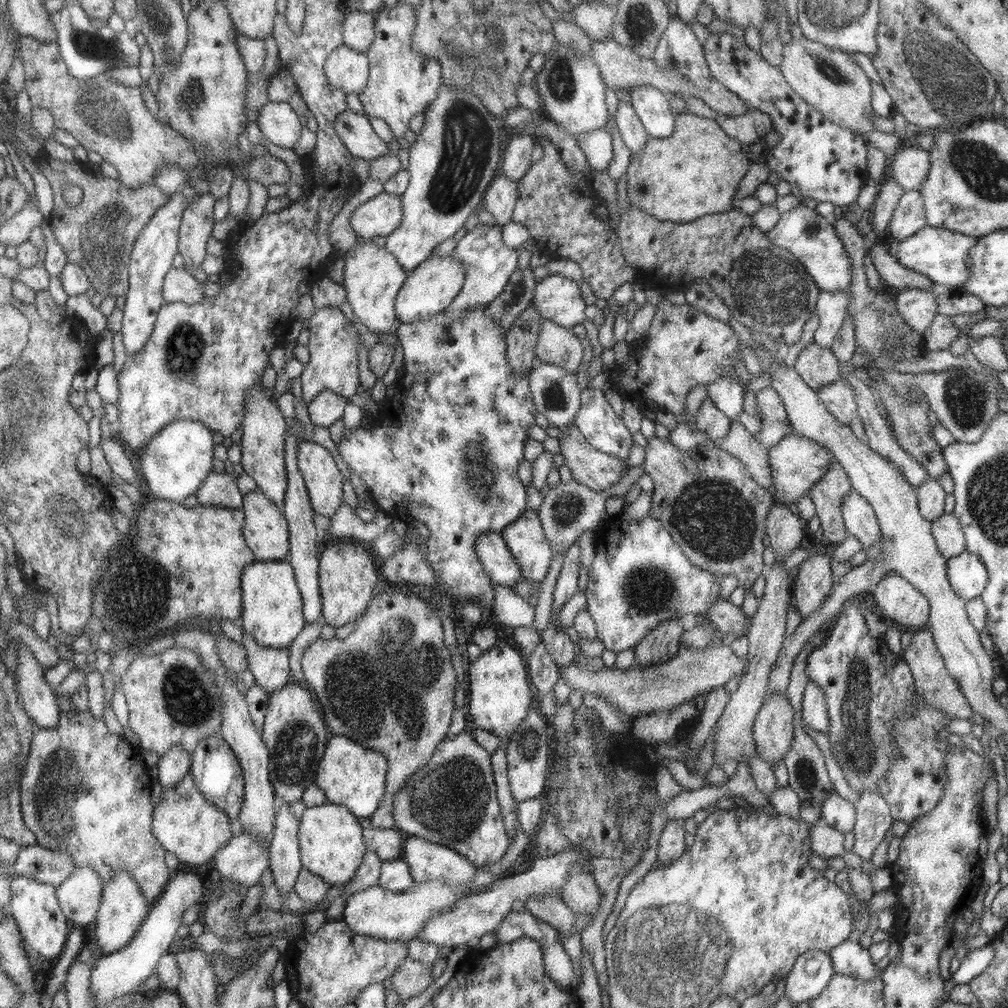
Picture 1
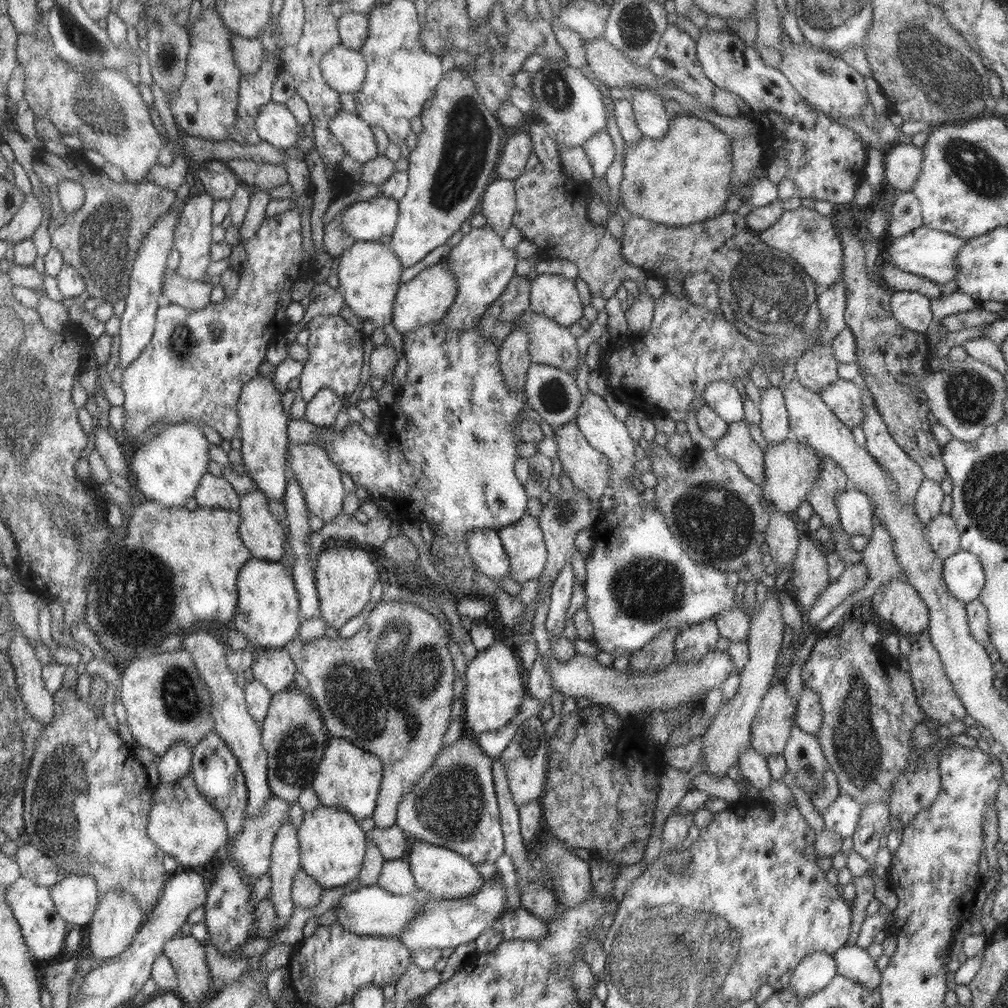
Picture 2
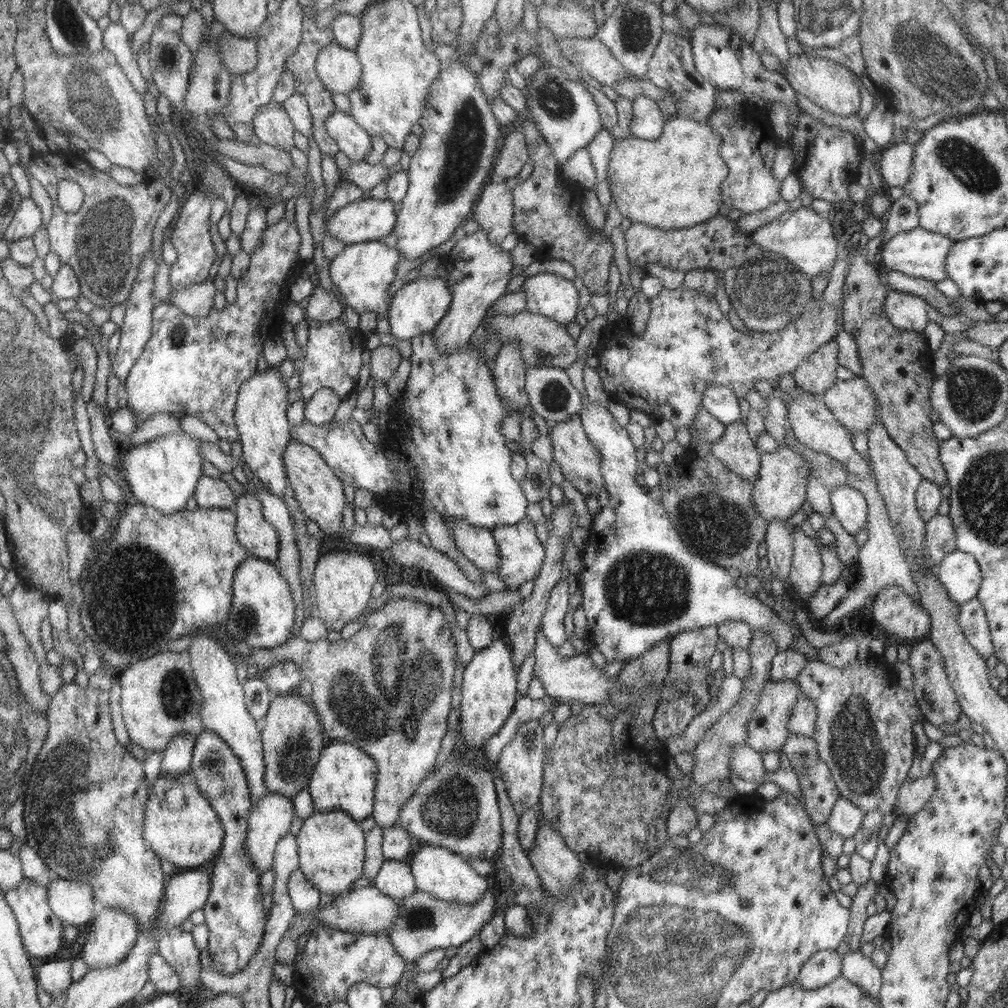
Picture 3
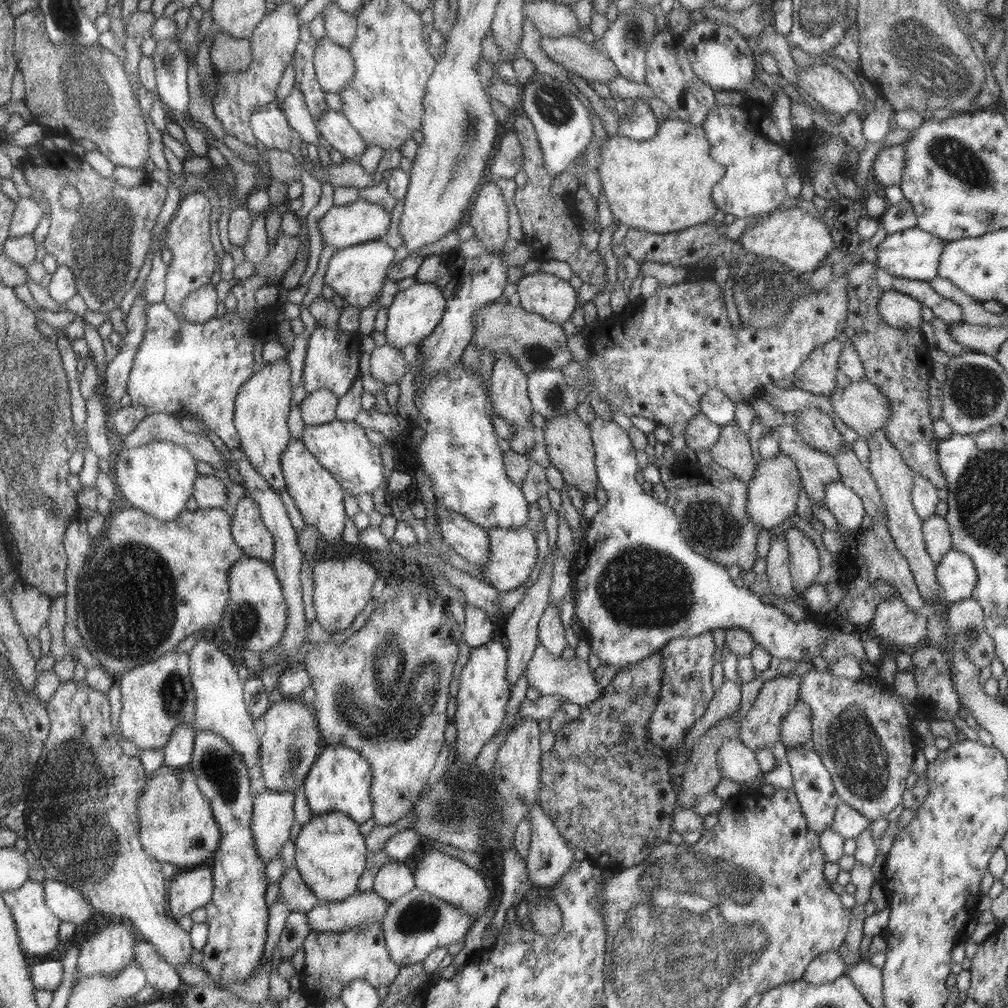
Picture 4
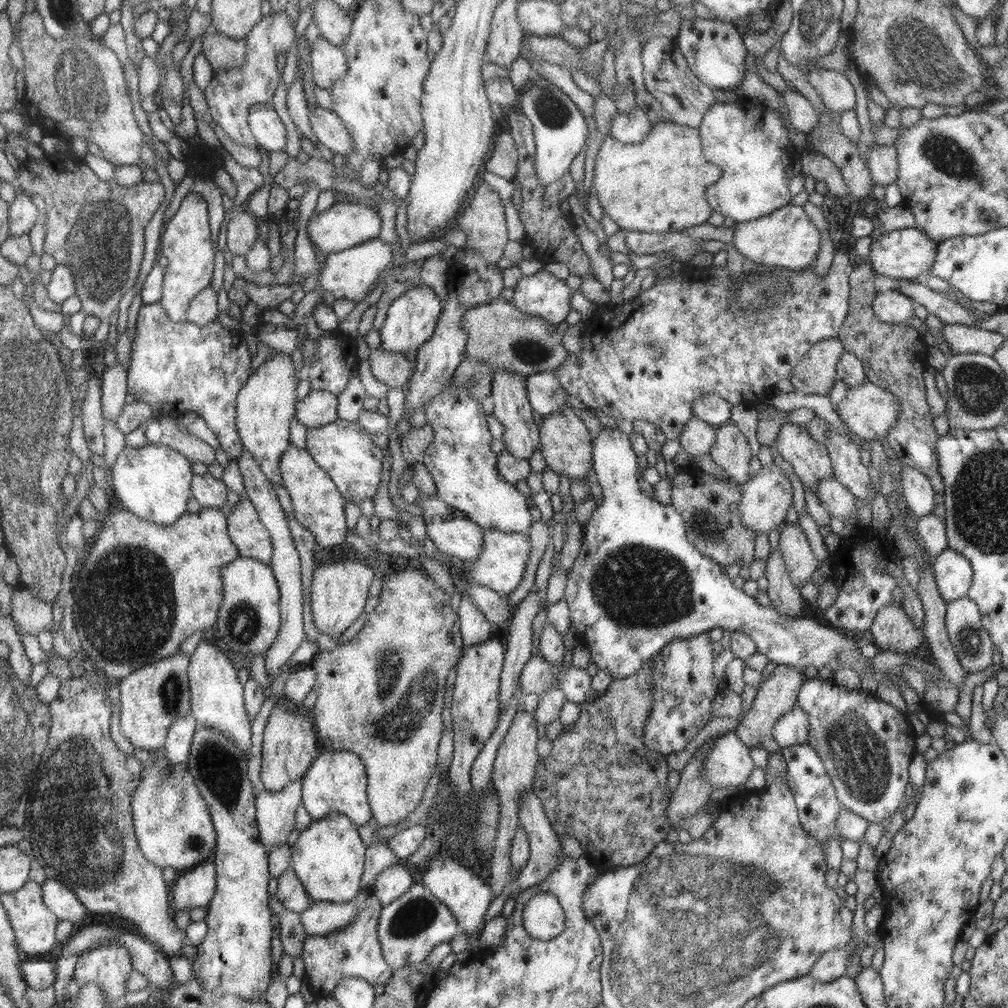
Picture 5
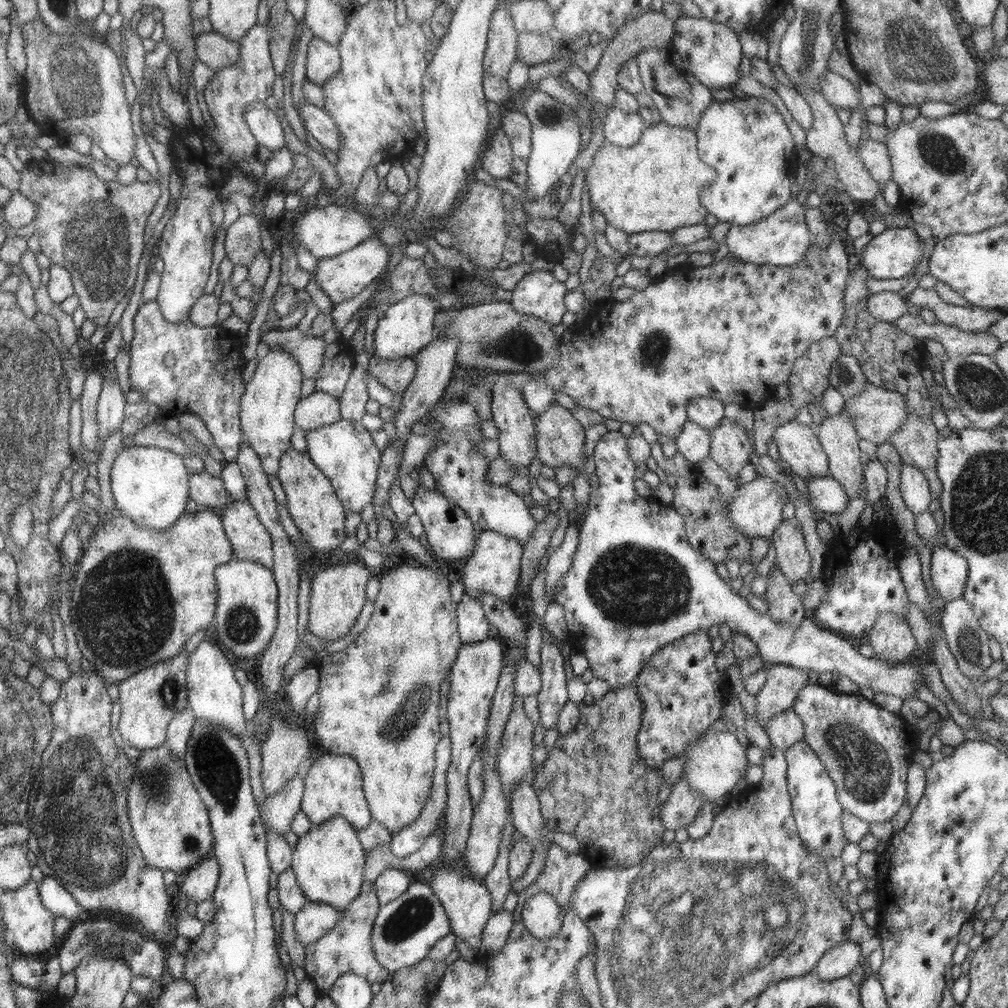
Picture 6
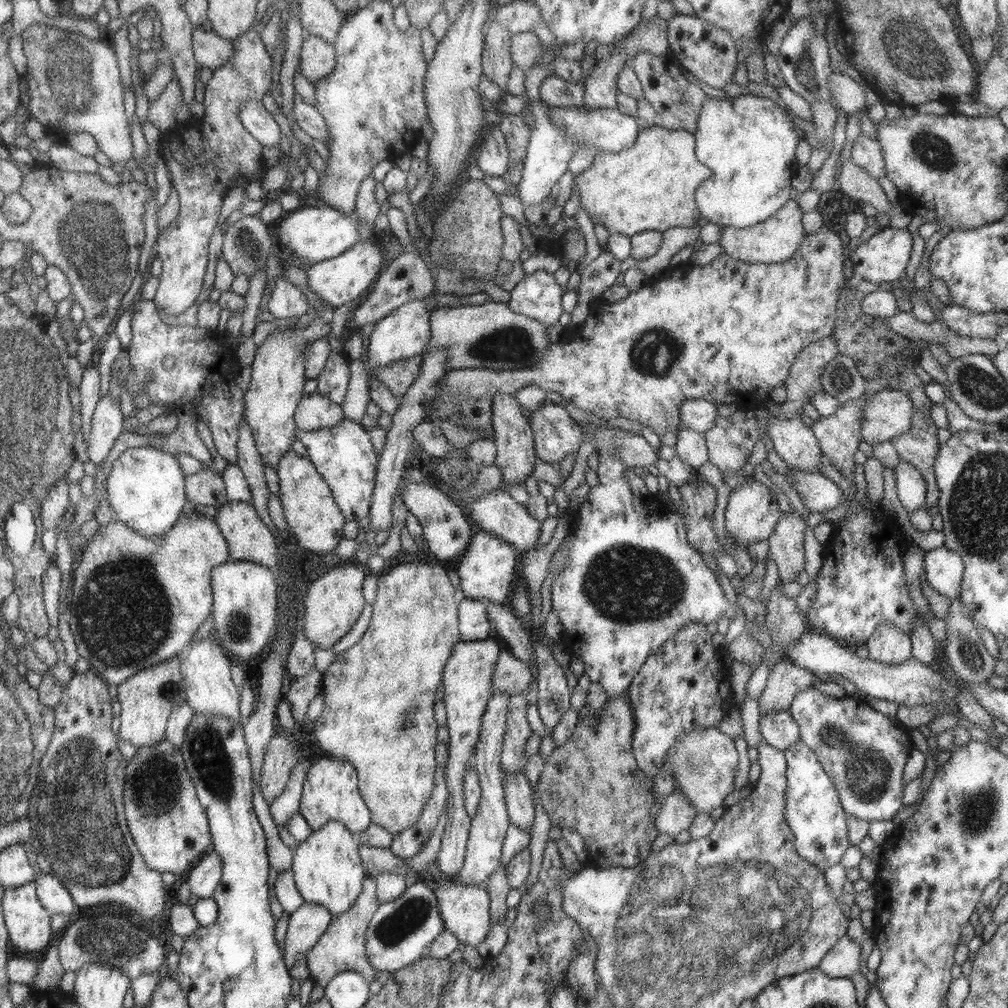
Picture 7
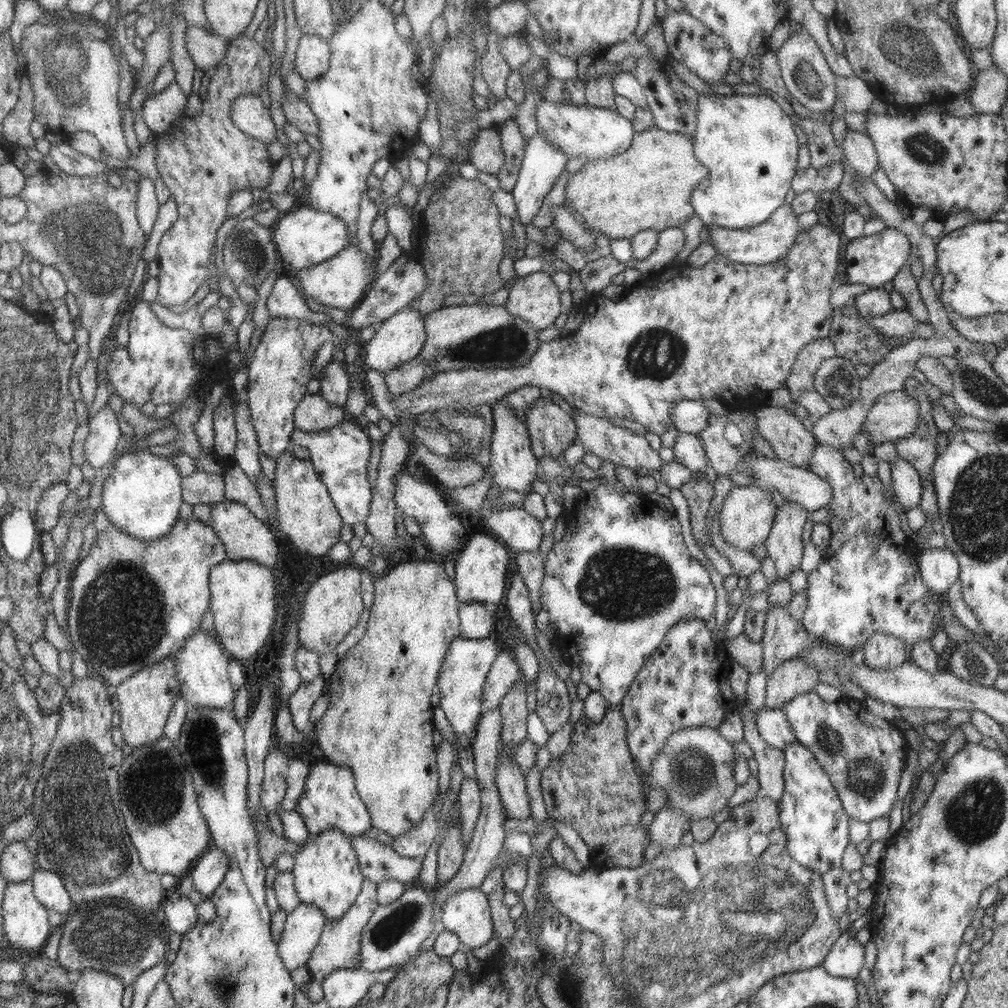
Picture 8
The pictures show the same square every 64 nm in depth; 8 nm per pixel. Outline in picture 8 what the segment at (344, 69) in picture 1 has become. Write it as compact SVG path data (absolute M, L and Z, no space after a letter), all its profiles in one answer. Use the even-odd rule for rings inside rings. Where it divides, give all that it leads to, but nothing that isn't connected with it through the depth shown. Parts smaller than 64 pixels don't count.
M302 35L296 48L293 72L305 80L316 80L330 67L330 44L314 35Z

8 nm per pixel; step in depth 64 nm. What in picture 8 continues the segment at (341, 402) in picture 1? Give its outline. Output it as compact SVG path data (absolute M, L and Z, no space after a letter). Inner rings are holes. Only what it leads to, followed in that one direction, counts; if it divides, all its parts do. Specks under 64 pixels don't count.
M320 392L307 394L294 413L296 426L308 433L339 425L348 419L343 407L328 402Z

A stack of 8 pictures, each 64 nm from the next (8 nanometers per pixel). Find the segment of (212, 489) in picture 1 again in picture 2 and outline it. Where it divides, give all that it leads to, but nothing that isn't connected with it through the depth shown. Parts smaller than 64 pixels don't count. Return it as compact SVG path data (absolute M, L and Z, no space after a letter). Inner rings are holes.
M207 473L200 482L195 493L198 507L222 508L223 510L239 511L242 496L223 477L218 478Z

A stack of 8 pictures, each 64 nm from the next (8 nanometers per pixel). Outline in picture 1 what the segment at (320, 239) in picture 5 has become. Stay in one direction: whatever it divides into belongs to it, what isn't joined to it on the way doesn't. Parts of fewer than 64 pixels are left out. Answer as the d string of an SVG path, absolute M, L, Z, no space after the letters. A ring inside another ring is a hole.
M383 192L356 207L350 216L350 226L357 236L364 241L370 241L376 236L394 233L402 220L401 195Z

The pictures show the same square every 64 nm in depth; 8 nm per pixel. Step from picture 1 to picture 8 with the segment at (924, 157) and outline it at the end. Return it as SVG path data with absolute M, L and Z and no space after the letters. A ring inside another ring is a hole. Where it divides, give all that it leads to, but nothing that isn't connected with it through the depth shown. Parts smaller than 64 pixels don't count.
M849 128L839 146L847 164L854 168L855 172L870 176L876 169L880 169L878 151L868 135Z

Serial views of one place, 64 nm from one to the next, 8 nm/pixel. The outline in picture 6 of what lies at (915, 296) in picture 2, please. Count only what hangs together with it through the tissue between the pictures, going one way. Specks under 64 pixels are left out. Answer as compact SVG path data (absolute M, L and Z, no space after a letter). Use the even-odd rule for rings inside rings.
M896 291L872 293L867 300L867 311L878 320L893 323L910 313L906 301Z

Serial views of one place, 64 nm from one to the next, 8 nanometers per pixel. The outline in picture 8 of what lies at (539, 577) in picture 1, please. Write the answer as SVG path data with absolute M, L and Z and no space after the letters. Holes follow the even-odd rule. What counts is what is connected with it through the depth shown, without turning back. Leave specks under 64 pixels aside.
M476 534L454 557L455 583L458 588L460 603L491 603L500 607L500 600L506 596L510 554L508 550L494 540L494 536Z

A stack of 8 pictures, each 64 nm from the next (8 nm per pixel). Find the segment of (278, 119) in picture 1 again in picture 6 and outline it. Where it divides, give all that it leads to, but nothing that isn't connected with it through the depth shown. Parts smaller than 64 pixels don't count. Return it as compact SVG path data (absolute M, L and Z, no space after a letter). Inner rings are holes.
M248 103L244 114L244 121L257 143L276 151L284 146L284 132L282 126L272 110L264 104Z

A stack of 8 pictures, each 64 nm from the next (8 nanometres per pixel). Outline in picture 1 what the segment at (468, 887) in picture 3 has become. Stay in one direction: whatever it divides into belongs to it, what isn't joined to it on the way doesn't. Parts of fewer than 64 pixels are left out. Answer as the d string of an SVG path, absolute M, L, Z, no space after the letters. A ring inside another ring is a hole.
M406 836L400 858L409 866L414 882L443 880L457 888L466 888L479 871L459 851L418 836Z

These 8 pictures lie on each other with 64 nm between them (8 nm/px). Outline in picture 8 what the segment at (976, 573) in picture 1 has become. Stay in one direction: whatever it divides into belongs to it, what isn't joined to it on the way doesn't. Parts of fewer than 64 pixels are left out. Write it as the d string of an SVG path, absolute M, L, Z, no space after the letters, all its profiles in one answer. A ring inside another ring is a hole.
M946 548L919 552L919 578L940 595L947 595L949 586L959 579L960 565L956 555Z

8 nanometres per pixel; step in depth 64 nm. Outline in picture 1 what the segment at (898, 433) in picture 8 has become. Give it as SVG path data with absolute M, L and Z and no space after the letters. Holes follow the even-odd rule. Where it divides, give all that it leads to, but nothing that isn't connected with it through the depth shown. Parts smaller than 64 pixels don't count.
M840 378L831 385L818 391L819 397L841 423L849 426L850 421L858 414L859 403L853 386Z

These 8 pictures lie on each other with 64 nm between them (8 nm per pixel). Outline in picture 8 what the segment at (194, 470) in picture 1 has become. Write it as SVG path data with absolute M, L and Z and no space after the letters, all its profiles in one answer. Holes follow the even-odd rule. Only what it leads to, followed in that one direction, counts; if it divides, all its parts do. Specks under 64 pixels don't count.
M128 451L116 458L102 490L102 511L111 525L126 535L142 541L164 538L180 519L183 499L183 478L170 458L156 456L150 451Z

